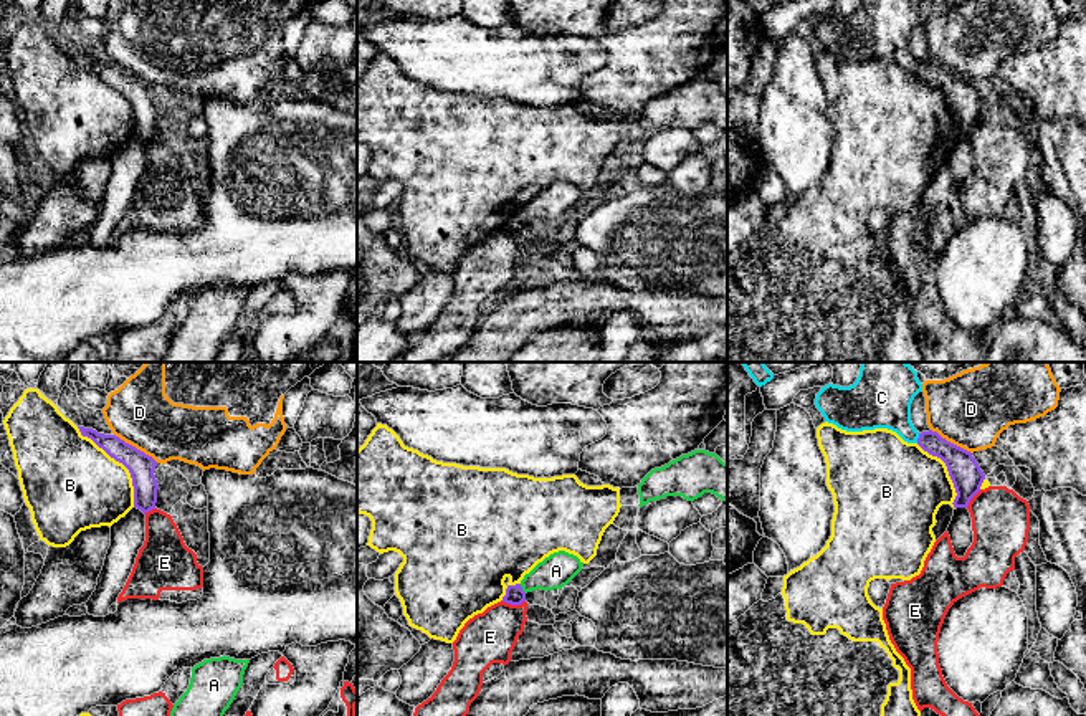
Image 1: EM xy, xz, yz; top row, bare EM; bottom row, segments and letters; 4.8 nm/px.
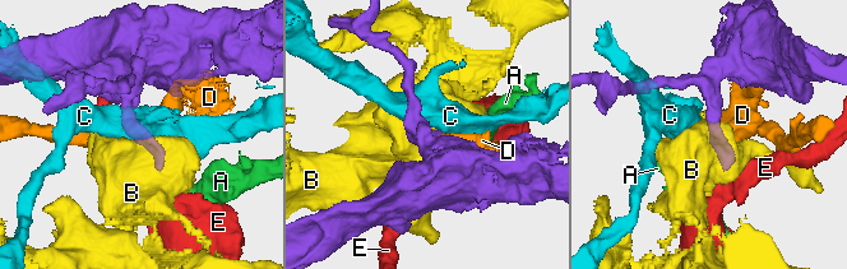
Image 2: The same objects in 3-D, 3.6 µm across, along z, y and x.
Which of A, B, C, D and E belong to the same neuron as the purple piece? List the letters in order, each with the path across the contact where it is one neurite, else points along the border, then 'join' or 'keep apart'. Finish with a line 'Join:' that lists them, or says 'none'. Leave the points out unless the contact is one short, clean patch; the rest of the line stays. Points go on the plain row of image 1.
A: border xz (519, 214), (526, 222); keep apart
B: keep apart
C: keep apart
D: keep apart
E: border xz (501, 230), (511, 233), (524, 232); keep apart
Join: none

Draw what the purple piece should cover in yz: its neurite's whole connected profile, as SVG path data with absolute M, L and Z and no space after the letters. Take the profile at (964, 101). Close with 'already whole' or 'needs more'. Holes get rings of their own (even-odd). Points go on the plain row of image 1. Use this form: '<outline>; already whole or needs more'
M932 60L919 63L917 74L945 93L957 122L952 134L955 139L967 137L970 129L980 121L985 109L985 104L972 83L947 71Z; already whole

